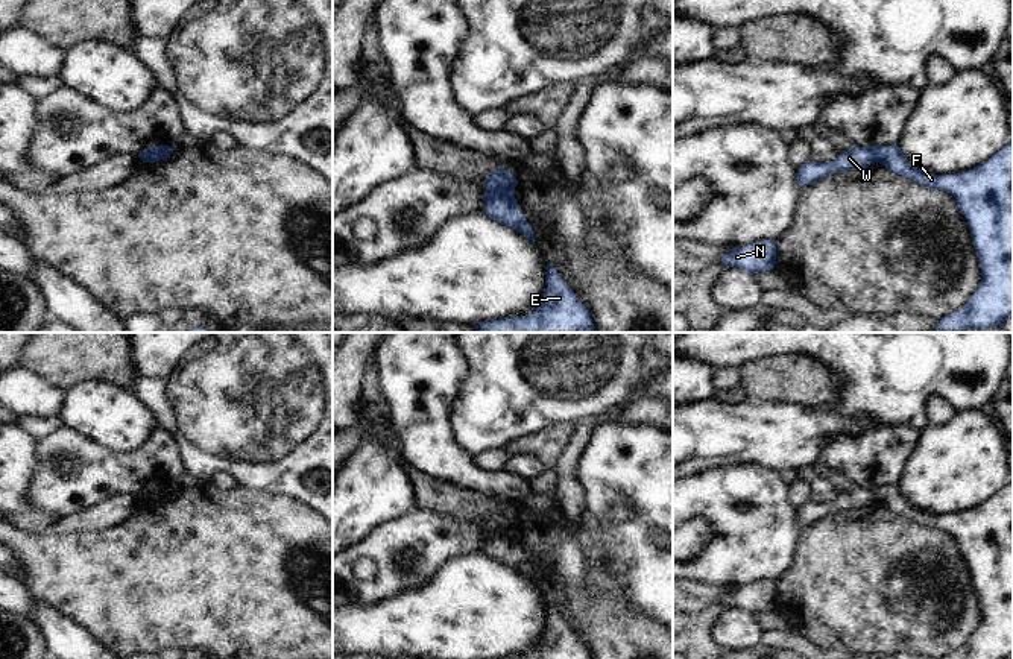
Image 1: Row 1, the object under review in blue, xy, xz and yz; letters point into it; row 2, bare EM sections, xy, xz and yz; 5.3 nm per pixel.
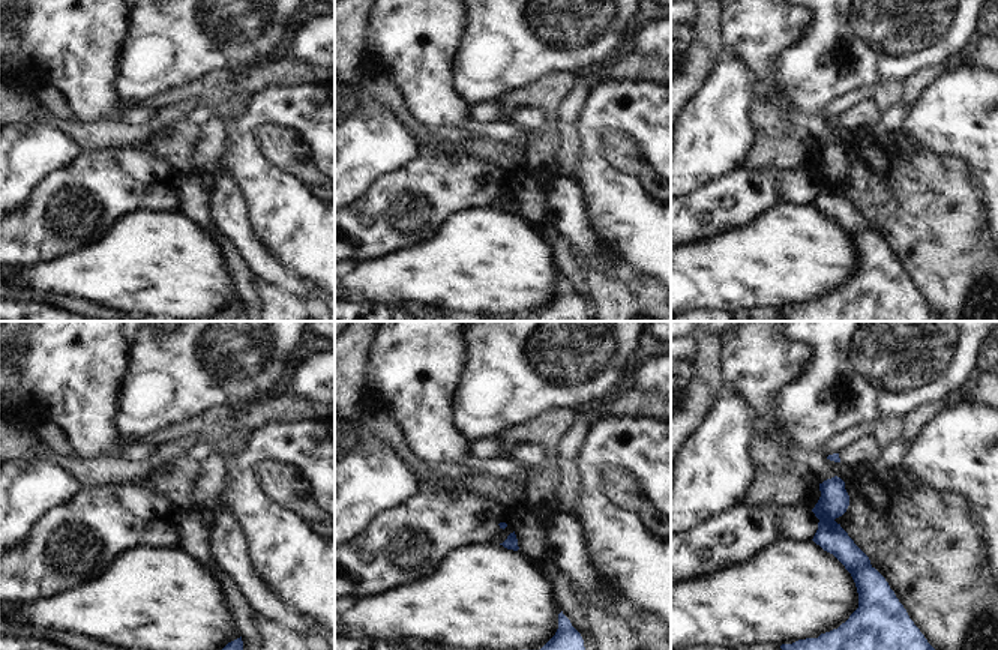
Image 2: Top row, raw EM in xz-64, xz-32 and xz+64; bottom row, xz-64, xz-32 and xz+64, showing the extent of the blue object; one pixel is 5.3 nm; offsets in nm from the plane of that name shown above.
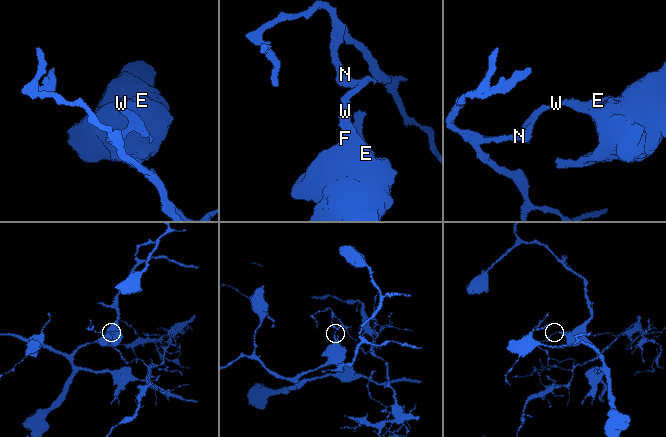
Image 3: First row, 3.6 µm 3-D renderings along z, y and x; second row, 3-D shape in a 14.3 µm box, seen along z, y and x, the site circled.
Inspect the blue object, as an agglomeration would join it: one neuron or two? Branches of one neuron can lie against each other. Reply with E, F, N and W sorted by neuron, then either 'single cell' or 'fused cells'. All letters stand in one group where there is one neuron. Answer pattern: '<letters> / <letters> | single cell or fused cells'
E F / N W | fused cells

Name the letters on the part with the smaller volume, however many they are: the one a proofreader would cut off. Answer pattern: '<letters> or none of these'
N, W

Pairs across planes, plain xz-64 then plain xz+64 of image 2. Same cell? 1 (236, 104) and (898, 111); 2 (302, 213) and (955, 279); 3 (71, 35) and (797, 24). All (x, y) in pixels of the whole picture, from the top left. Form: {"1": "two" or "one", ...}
{"1": "two", "2": "two", "3": "one"}

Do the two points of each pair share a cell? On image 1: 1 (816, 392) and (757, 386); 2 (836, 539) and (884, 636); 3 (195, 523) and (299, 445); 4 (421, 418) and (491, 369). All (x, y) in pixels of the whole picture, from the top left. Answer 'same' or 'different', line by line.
1: same
2: same
3: different
4: different

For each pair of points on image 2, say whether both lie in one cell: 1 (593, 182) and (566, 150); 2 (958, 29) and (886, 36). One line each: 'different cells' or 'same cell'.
1: different cells
2: same cell

